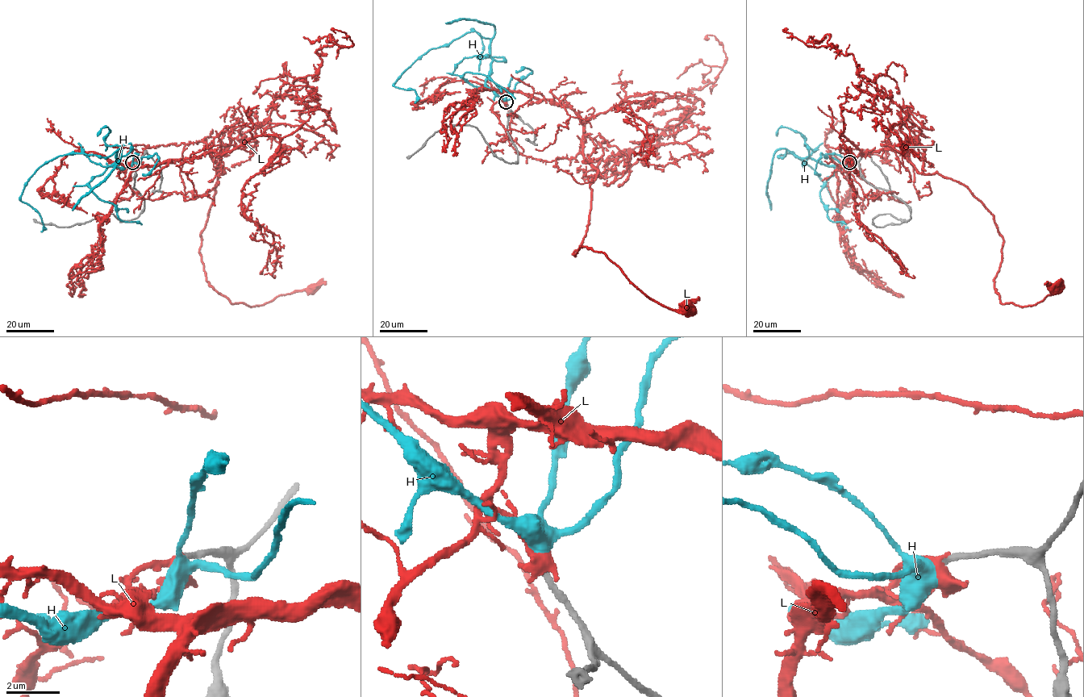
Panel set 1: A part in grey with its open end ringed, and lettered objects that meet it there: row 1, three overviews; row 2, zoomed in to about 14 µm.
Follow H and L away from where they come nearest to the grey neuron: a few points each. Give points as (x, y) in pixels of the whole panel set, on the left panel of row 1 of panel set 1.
H: (132, 162), (112, 165), (117, 150), (108, 156), (58, 156), (42, 164), (21, 196), (39, 213), (41, 231)
L: (132, 161), (210, 150), (224, 173), (201, 260), (232, 303), (310, 289)

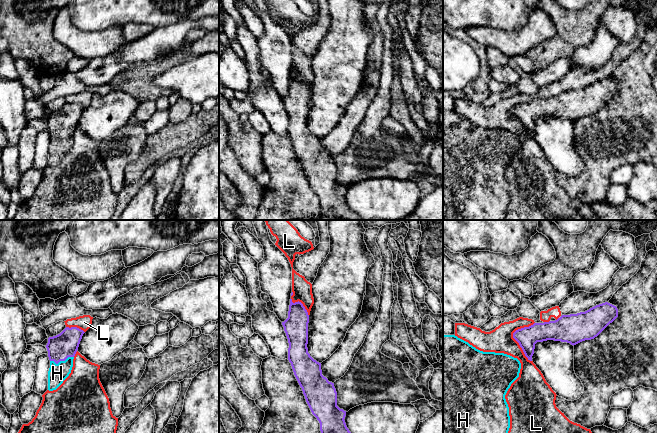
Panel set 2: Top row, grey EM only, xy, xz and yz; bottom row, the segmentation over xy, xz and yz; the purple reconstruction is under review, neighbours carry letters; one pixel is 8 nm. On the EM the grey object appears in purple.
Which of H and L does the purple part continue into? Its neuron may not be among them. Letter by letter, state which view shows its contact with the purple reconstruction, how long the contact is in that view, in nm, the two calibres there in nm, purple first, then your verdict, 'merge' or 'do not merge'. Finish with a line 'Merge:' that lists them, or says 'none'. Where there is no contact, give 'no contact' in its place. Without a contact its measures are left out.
H: contact in xy; length 200 nm; calibres 200 and 150 nm; merge
L: contact in yz; length 320 nm; calibres 170 and 200 nm; do not merge
Merge: H

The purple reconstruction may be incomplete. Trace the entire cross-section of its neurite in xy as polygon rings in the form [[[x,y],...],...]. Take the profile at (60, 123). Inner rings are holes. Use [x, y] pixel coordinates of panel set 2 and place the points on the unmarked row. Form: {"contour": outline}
{"contour": [[[66,103],[60,110],[49,113],[46,121],[50,144],[48,166],[56,166],[69,152],[73,135],[85,108],[77,103]]]}

